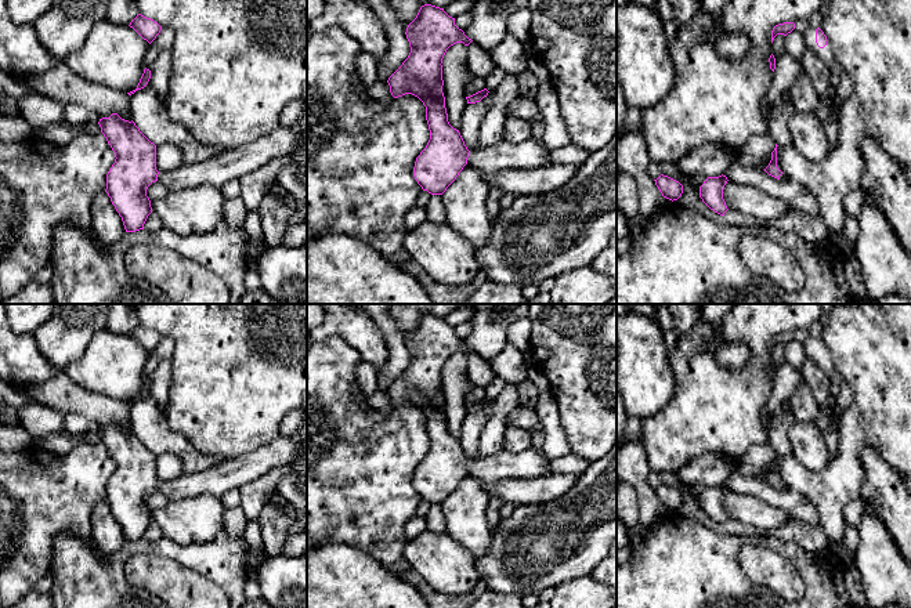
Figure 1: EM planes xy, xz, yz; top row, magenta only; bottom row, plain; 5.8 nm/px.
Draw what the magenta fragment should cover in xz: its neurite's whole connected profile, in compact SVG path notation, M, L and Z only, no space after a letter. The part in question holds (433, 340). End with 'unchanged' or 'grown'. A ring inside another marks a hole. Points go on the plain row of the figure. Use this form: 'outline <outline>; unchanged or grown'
outline M424 314L405 344L411 362L387 392L394 408L412 403L426 416L430 449L413 477L413 486L423 500L442 504L466 474L485 485L552 474L552 460L542 449L532 446L520 453L503 449L470 462L459 439L449 434L442 402L442 368L451 355L469 355L473 351L455 334L455 327L444 318Z; grown

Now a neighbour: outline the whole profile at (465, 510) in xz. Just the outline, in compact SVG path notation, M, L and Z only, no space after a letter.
M466 474L441 504L447 533L474 557L482 557L492 540L494 529L487 520L488 502L484 482Z

